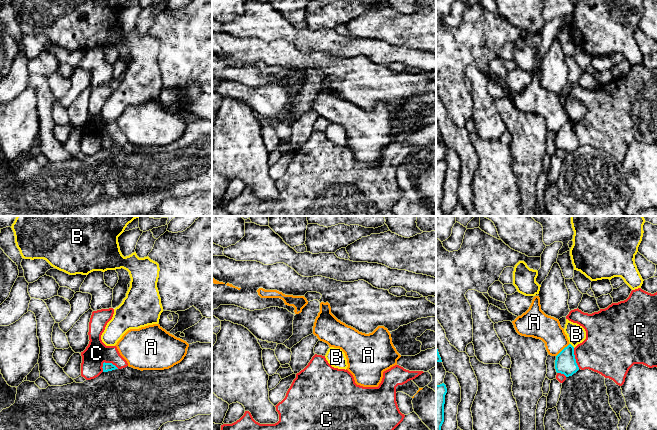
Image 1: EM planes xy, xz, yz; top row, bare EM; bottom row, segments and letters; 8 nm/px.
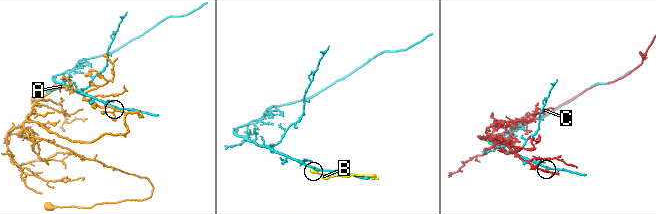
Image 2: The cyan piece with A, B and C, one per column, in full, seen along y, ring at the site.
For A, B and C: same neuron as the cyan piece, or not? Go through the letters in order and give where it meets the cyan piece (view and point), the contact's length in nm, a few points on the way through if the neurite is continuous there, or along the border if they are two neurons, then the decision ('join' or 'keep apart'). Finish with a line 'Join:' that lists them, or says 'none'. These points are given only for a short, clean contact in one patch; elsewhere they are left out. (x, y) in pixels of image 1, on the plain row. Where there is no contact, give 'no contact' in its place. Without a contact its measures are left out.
A: contact yz (562, 126); length 160 nm; border yz (569, 119), (556, 132); keep apart
B: contact yz (571, 121); length 50 nm; border yz (570, 119), (574, 123); keep apart
C: contact xy (109, 139); length 140 nm; keep apart
Join: none

